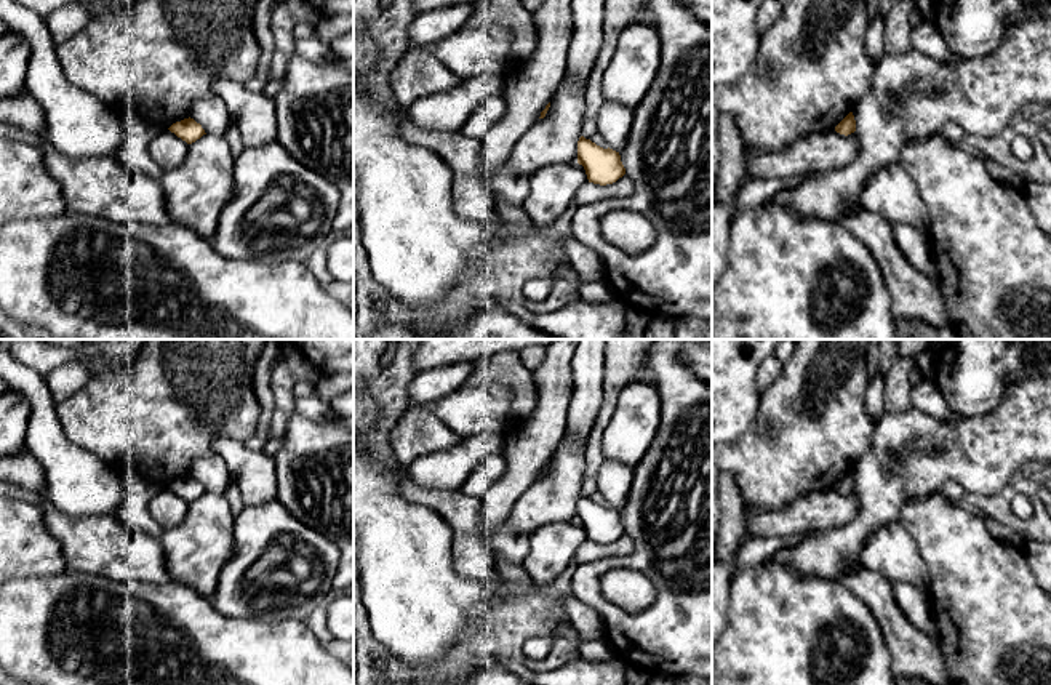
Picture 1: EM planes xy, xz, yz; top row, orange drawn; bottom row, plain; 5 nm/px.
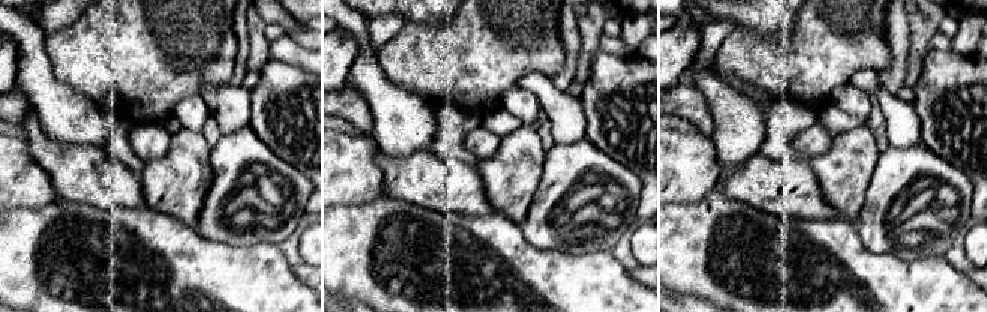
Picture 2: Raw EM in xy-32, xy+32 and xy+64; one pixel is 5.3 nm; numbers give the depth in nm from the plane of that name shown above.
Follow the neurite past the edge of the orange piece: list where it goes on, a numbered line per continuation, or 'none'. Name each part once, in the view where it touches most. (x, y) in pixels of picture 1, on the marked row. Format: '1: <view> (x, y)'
none

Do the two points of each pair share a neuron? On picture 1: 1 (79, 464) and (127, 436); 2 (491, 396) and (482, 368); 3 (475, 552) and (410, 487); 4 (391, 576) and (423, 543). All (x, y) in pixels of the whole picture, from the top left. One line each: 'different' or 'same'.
1: different
2: different
3: same
4: same

